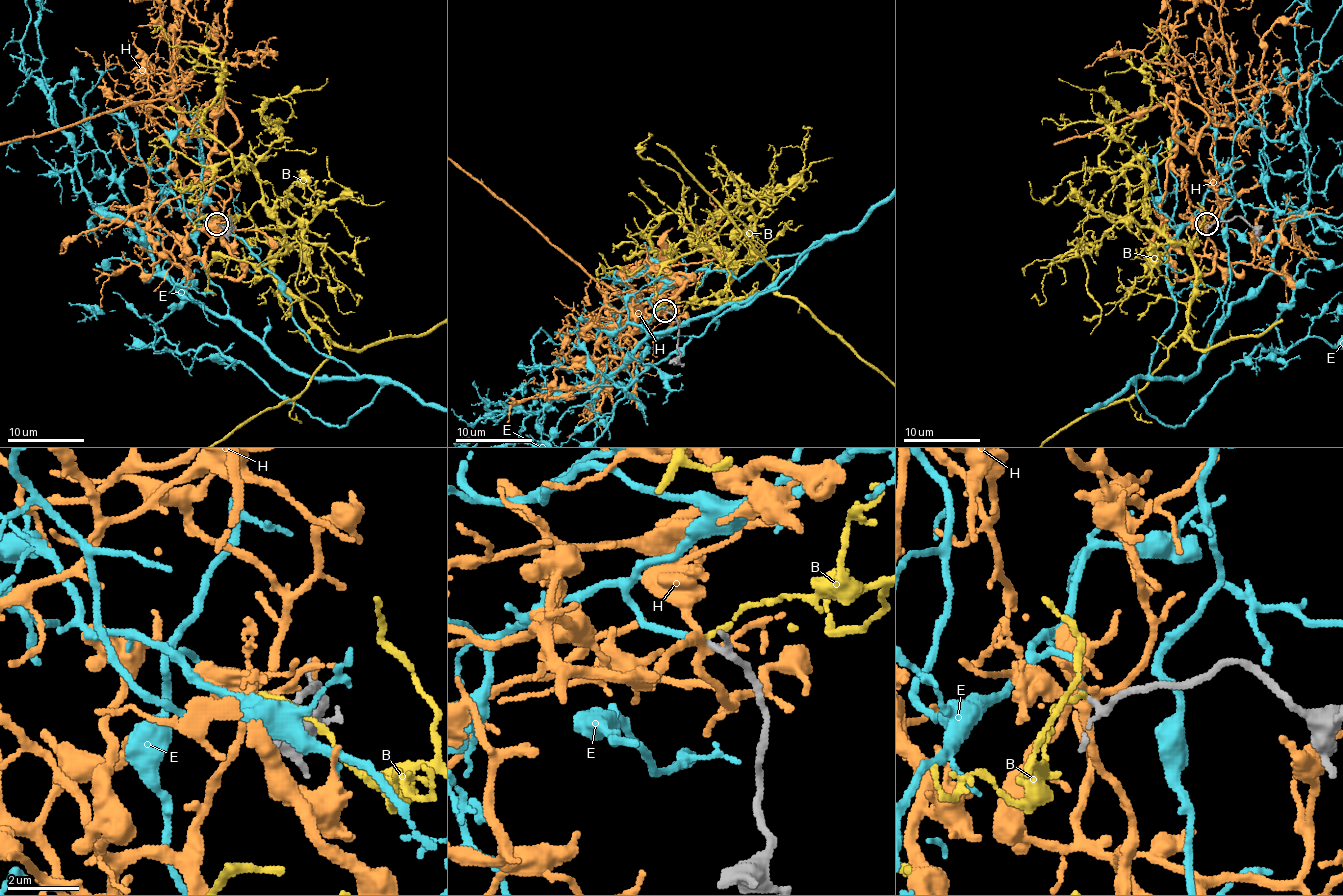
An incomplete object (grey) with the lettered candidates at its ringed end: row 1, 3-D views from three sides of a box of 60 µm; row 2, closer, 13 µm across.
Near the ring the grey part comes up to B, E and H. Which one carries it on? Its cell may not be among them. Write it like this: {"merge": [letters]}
{"merge": ["E"]}

